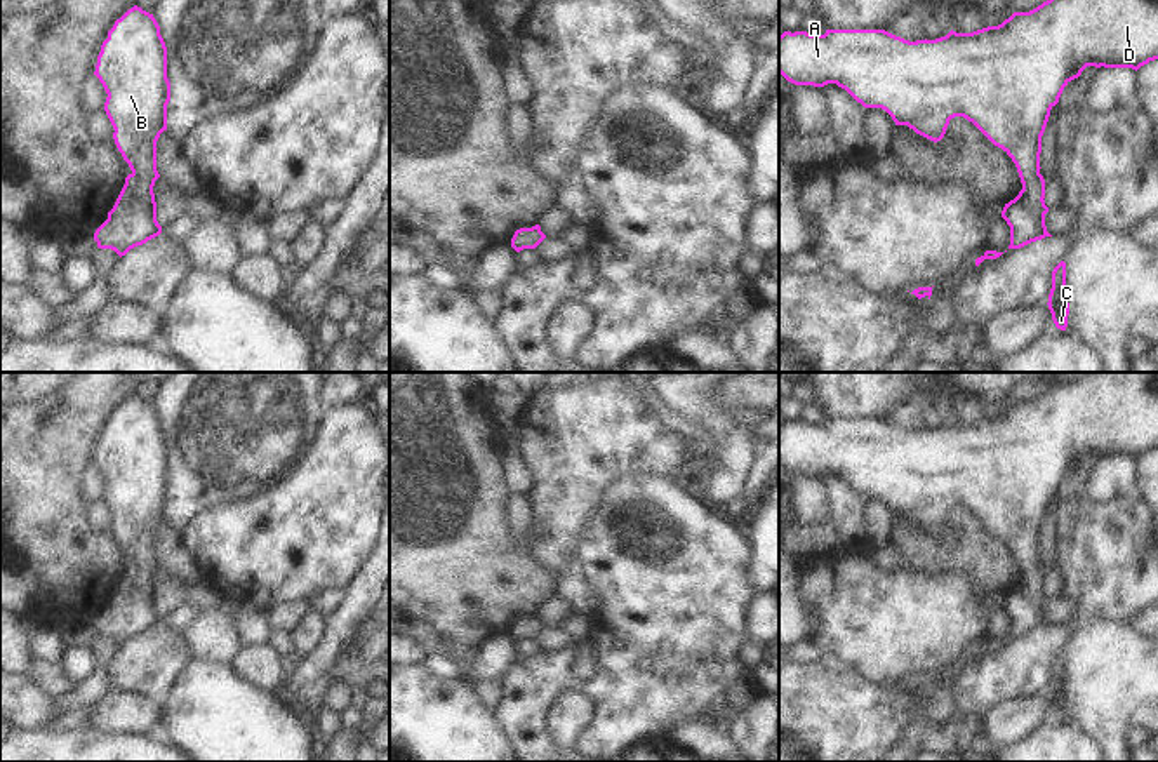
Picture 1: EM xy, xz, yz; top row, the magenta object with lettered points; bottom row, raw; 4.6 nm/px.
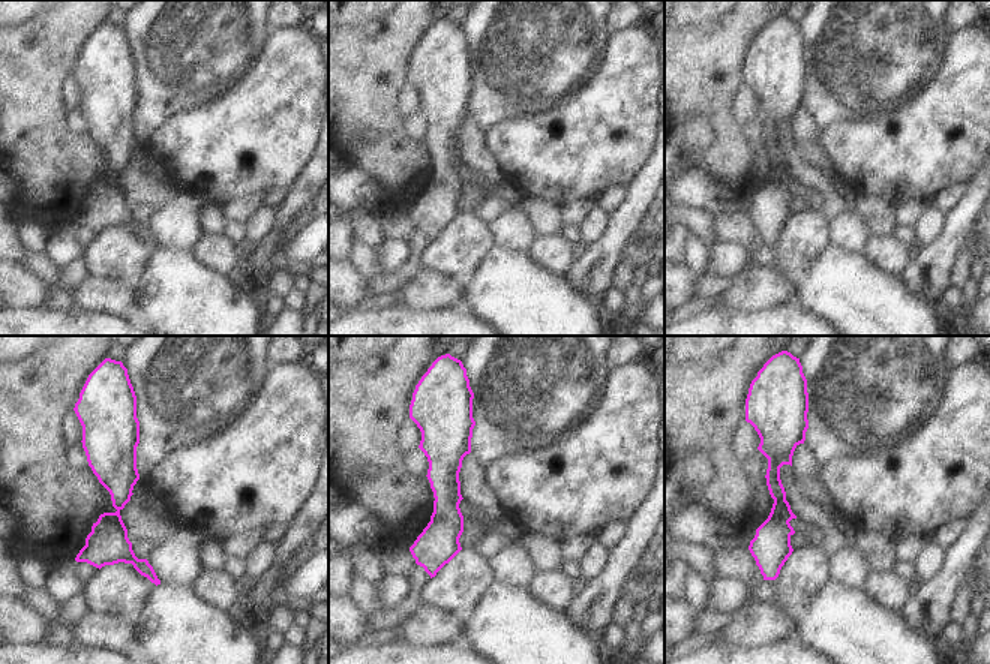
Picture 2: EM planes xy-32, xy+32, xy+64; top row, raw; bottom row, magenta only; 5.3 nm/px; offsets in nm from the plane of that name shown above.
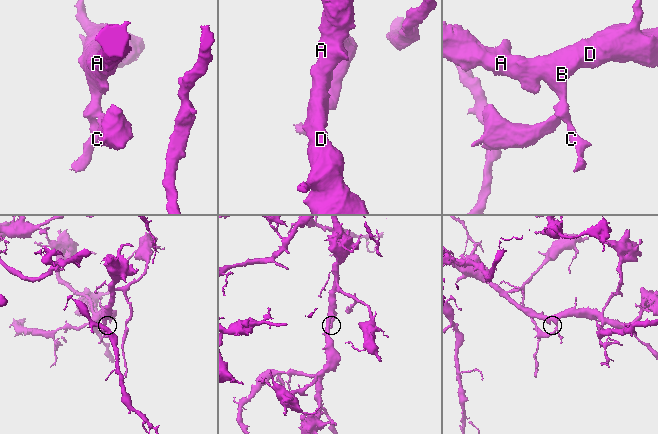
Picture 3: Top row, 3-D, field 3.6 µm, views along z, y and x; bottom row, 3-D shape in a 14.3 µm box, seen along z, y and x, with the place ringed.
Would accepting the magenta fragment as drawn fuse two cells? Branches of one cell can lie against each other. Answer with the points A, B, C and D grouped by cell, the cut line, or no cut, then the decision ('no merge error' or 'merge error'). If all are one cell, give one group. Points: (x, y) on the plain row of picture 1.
A B C D; no cut; no merge error

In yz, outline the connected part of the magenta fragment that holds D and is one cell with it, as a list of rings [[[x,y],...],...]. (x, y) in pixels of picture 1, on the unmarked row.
[[[1083,372],[1068,384],[1054,384],[1029,402],[1014,402],[998,416],[972,423],[949,421],[935,430],[909,431],[885,419],[826,419],[824,424],[784,421],[779,426],[779,463],[795,475],[824,477],[836,473],[864,498],[885,499],[895,515],[908,515],[916,524],[937,532],[949,510],[963,506],[1015,553],[1022,579],[1005,593],[1002,607],[1010,616],[1008,638],[1052,626],[1045,616],[1045,569],[1040,564],[1042,525],[1050,499],[1064,477],[1087,456],[1139,459],[1158,449],[1158,372]]]

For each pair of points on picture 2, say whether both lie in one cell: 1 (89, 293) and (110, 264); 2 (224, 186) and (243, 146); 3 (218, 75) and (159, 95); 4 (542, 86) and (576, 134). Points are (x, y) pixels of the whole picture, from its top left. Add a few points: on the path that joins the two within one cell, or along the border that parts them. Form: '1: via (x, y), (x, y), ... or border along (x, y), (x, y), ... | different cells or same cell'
1: border along (89, 273), (98, 278), (120, 279), (134, 288) | different cells
2: via (224, 176), (224, 165), (233, 156) | same cell
3: via (203, 75), (179, 75), (174, 80) | same cell
4: border along (584, 84), (552, 107), (534, 113) | different cells

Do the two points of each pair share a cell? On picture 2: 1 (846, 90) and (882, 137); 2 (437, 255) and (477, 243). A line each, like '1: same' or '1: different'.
1: different
2: same

